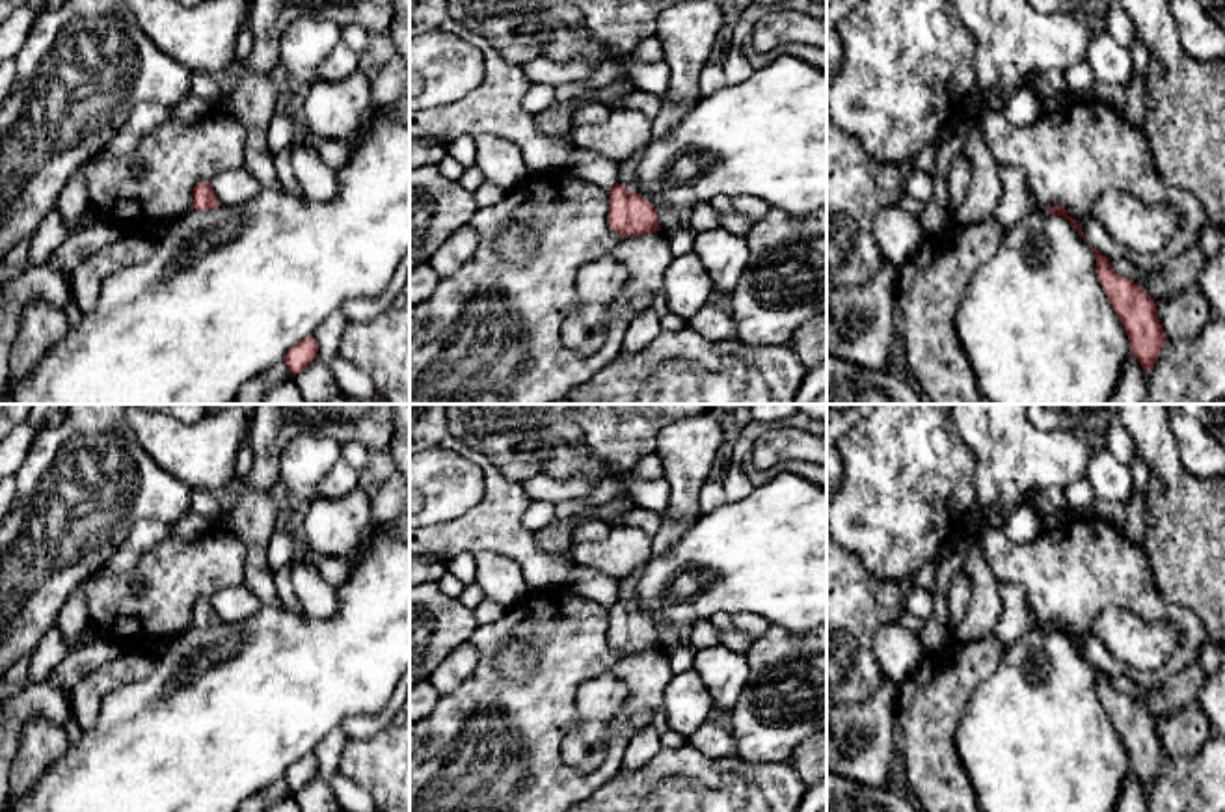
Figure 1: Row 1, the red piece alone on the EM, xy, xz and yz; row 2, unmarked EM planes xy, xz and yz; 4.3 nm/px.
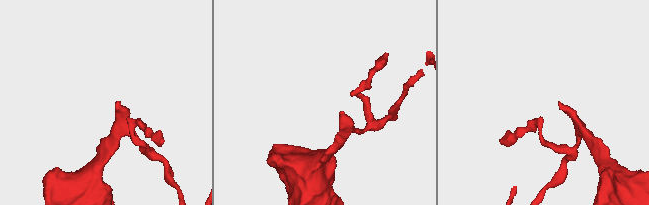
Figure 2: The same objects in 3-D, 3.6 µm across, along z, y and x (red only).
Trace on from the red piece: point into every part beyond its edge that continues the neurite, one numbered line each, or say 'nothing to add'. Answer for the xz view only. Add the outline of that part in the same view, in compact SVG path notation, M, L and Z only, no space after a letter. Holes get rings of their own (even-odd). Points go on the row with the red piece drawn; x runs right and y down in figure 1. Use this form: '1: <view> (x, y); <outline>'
1: xz (626, 168); M637 149L631 156L618 164L618 184L622 184L627 190L635 188L633 171L640 156L642 149Z

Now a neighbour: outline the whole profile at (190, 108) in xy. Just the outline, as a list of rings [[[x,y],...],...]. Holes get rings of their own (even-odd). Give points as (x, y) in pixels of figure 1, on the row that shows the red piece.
[[[190,91],[182,101],[171,106],[171,119],[190,125],[205,117],[209,112],[210,106]]]

